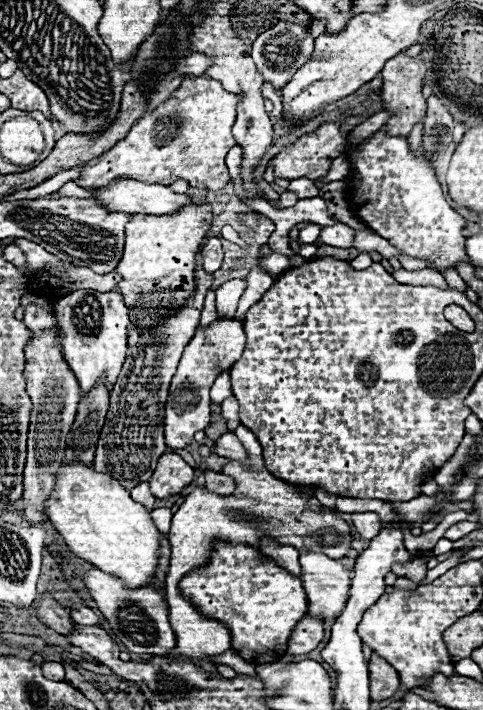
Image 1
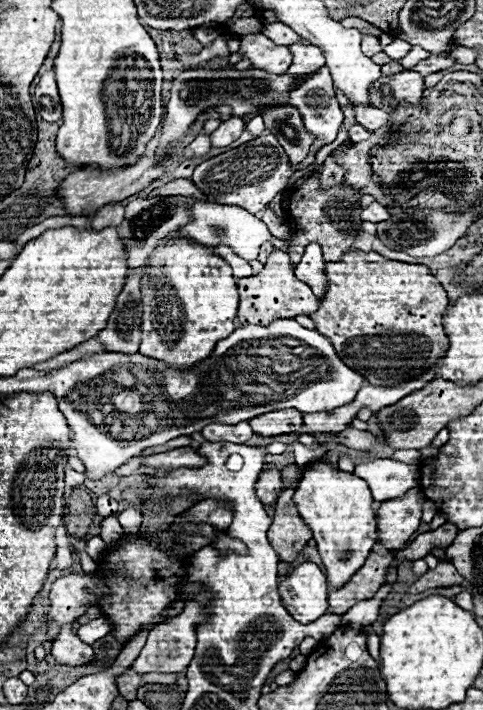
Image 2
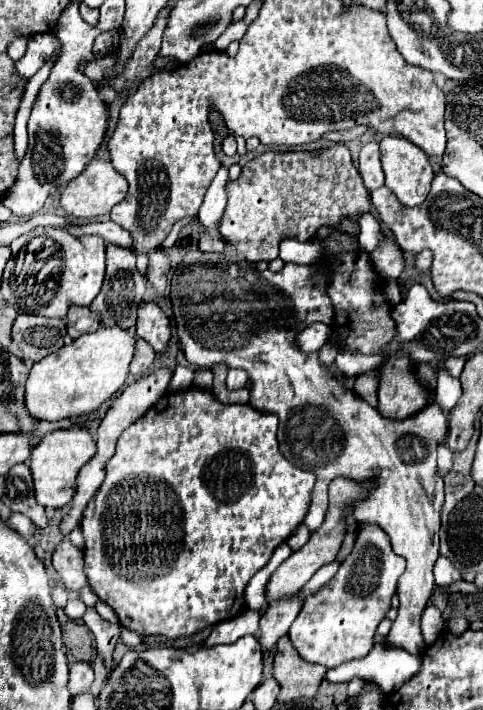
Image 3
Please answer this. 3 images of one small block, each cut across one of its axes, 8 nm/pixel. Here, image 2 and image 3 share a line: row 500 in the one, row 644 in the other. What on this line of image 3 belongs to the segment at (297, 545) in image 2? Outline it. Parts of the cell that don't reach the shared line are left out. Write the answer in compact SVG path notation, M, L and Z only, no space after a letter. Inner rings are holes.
M282 636L278 640L274 654L274 678L280 688L288 688L290 692L314 694L324 680L324 674L326 668L300 658L288 636Z

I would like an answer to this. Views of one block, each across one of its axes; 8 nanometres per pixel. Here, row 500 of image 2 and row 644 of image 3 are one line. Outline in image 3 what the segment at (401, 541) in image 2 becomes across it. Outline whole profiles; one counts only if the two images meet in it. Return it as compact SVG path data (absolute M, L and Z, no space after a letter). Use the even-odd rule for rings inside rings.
M228 248L224 250L222 254L204 254L204 252L196 252L192 254L192 258L184 260L174 276L172 276L172 290L170 290L170 300L172 300L172 308L174 308L174 322L176 322L176 332L178 332L178 338L180 338L180 344L184 348L184 356L188 360L188 364L192 366L198 366L200 370L210 370L212 366L216 364L226 364L230 368L242 368L248 372L250 376L250 382L252 382L252 388L250 388L250 404L254 408L260 408L262 412L270 412L270 414L276 414L278 420L280 420L280 426L278 426L278 444L280 444L280 452L284 454L286 460L290 460L294 466L302 468L302 470L310 470L316 474L316 480L318 484L314 486L314 500L312 500L312 506L310 506L310 512L306 514L306 528L310 532L314 532L322 522L324 522L324 516L326 516L326 510L328 510L328 484L330 484L330 478L332 476L348 476L348 478L354 478L354 480L376 480L378 482L378 488L366 498L362 500L362 504L358 504L358 508L354 510L354 516L360 520L360 522L368 522L368 524L376 524L380 526L388 536L390 536L390 542L392 542L392 548L396 554L400 554L404 560L406 560L406 572L400 576L398 580L398 596L400 596L400 608L398 608L398 618L394 620L392 624L392 630L390 634L386 636L386 646L388 648L404 648L406 652L412 652L412 654L422 654L424 650L424 640L422 640L422 632L420 628L420 616L424 612L424 608L428 606L428 600L430 600L430 594L432 594L432 588L434 588L434 574L432 574L432 566L436 562L436 558L440 556L438 552L438 528L440 528L440 508L442 508L442 500L444 500L444 482L438 474L438 468L436 468L436 446L440 440L446 438L446 428L448 428L448 420L444 416L444 412L438 408L438 406L428 406L424 408L422 412L418 412L418 416L412 416L412 418L406 418L406 420L392 420L392 418L384 418L376 408L372 408L370 404L366 404L366 400L362 400L352 388L346 388L342 384L342 380L330 370L326 368L320 360L318 360L318 352L312 352L312 354L304 354L298 344L296 344L296 336L312 322L326 322L326 324L334 324L334 306L332 306L332 300L328 298L326 294L326 284L330 280L330 266L326 262L312 262L312 264L286 264L282 268L282 272L274 274L270 270L264 270L260 272L256 268L254 262L248 262L248 260L242 260L242 256L236 254L236 250Z

